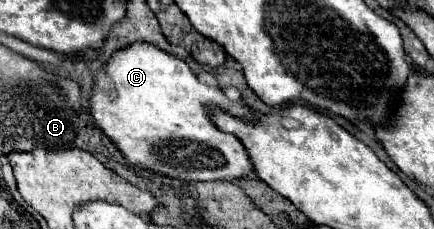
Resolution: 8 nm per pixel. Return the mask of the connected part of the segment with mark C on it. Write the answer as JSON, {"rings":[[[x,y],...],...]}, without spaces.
{"rings":[[[143,42],[113,52],[95,76],[89,100],[95,126],[133,166],[183,182],[239,180],[255,174],[243,144],[233,134],[215,128],[207,116],[207,104],[215,104],[241,118],[253,116],[243,100],[233,102],[219,88],[201,84],[181,58]]]}

